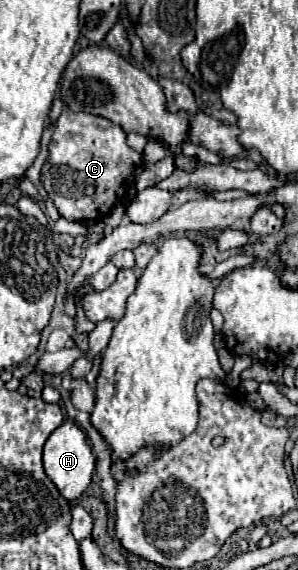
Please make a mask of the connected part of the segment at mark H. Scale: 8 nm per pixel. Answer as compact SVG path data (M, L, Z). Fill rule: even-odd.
M65 422L47 438L43 446L43 468L49 480L57 486L57 490L61 492L65 500L73 502L87 490L87 486L91 484L93 470L95 470L95 456L85 440L85 434L81 432L77 424Z

